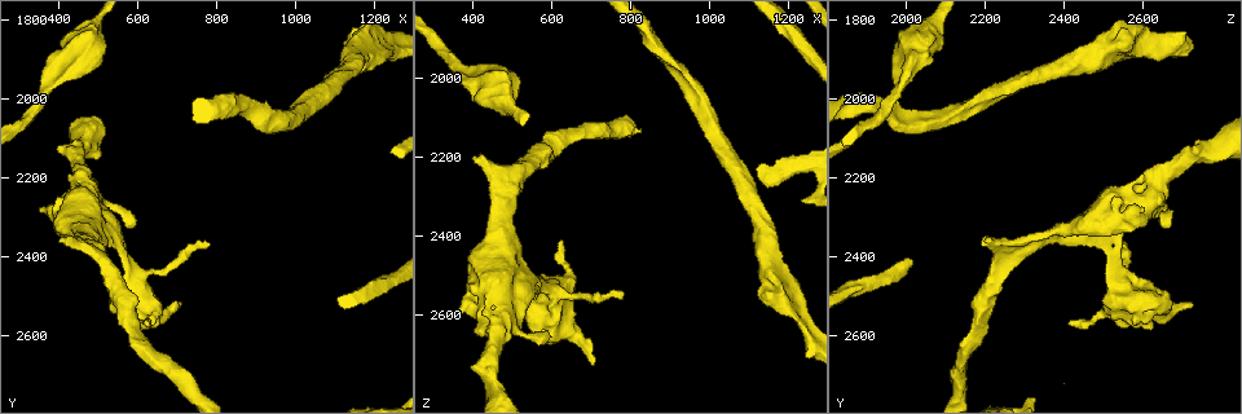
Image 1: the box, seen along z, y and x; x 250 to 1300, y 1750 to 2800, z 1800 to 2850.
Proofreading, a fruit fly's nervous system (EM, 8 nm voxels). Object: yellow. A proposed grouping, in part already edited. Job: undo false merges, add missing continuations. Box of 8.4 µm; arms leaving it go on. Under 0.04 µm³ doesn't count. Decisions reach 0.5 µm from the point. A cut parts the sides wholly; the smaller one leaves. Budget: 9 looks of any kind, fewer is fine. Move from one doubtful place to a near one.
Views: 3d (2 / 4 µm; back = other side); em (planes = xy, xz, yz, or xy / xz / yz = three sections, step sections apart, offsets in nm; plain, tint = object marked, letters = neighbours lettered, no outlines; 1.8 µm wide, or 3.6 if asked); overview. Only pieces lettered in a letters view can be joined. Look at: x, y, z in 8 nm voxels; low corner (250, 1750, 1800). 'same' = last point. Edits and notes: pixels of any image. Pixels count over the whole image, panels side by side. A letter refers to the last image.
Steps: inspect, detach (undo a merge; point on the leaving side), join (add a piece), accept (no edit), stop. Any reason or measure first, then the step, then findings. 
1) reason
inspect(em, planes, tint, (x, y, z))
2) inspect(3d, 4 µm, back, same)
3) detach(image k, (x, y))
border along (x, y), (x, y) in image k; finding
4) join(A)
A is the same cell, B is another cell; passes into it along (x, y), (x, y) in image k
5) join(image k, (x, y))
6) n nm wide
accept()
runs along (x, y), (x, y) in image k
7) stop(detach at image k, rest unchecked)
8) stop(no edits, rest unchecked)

branch point
inspect(em, planes, letters, (1180, 1865, 2545))

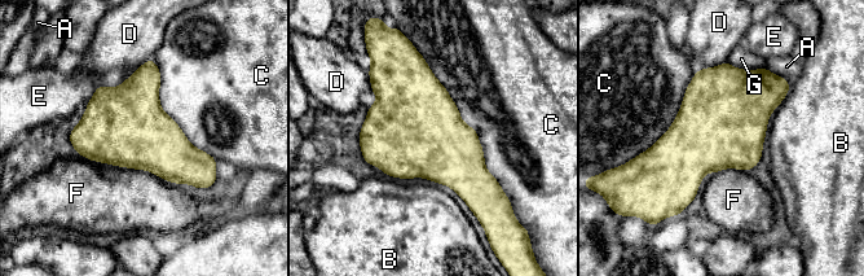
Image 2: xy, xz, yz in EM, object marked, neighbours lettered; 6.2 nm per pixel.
accept()
A, B, C, D, E, F and G are other cells; border along (79, 154), (145, 169), (180, 185) in image 2; all the same cell

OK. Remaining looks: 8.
branch stops here
inspect(em, xy, step 8, letters, (425, 1950, 1965))

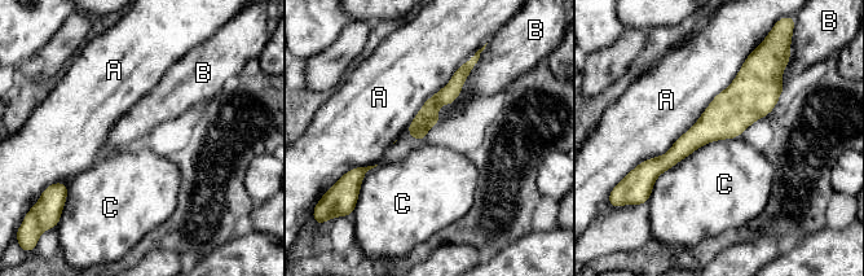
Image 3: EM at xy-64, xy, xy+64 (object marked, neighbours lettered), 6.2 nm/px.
inspect(em, planes, letters, same)

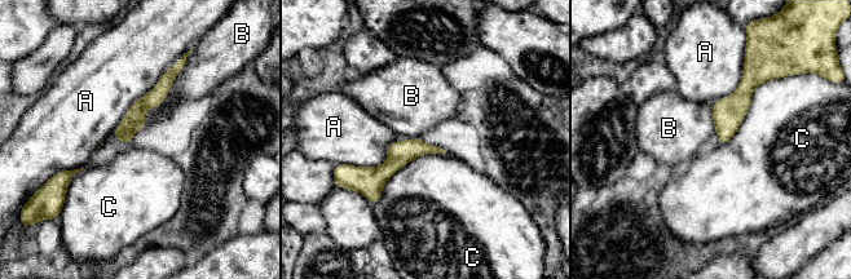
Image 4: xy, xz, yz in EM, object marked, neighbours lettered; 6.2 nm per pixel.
accept()
A, B and C are other cells; runs along (437, 150), (406, 150), (383, 173), (355, 169) in image 4; none of them fits

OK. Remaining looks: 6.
thick turns thin
inspect(3d, 4 µm, back, (480, 2270, 2555))

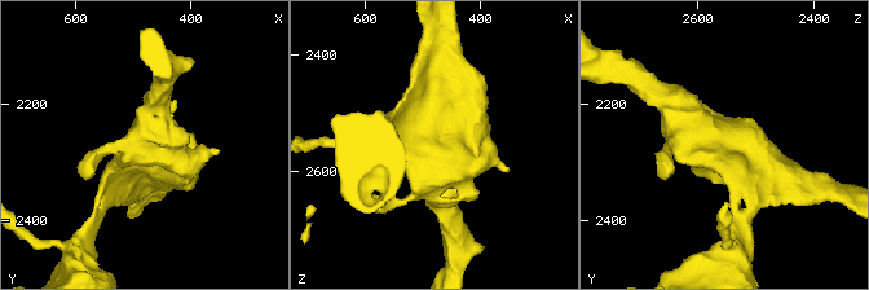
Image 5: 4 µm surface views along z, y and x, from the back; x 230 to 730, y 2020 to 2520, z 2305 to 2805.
need the tissue
inspect(em, 3.6 µm, xy, step 4, tint, (470, 2270, 2550))

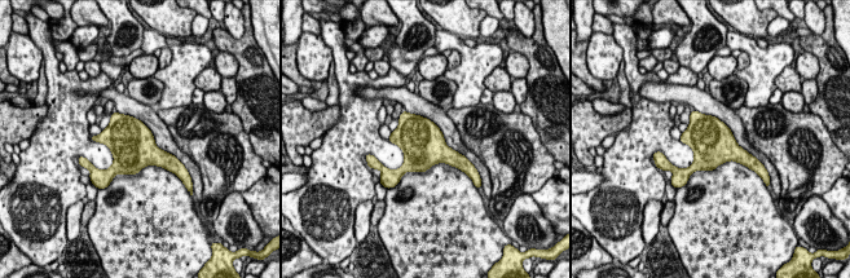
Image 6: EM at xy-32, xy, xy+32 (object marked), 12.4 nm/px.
inspect(em, 3.6 µm, xz, step 4, letters, same)

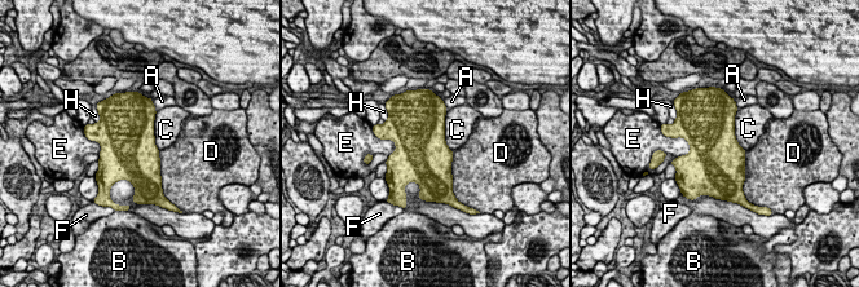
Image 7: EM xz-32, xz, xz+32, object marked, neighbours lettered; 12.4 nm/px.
650 nm wide; C touches over 550 nm
accept()
A, B, C, D, E, F and H are other cells; all the same cell

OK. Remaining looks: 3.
branch stops here
inspect(em, planes, letters, (410, 2355, 2205))

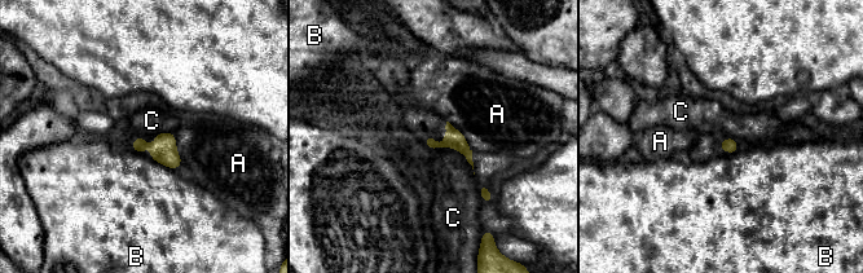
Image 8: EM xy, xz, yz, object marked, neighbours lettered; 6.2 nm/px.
accept()
A, B and C are other cells; no lettered piece goes on from it

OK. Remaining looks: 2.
stop(no edits, rest unchecked)

